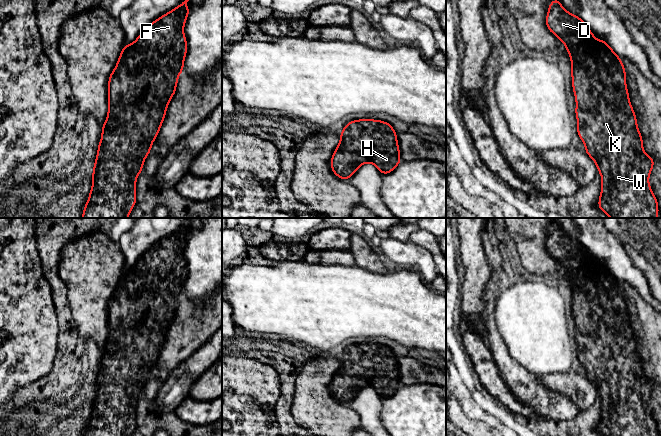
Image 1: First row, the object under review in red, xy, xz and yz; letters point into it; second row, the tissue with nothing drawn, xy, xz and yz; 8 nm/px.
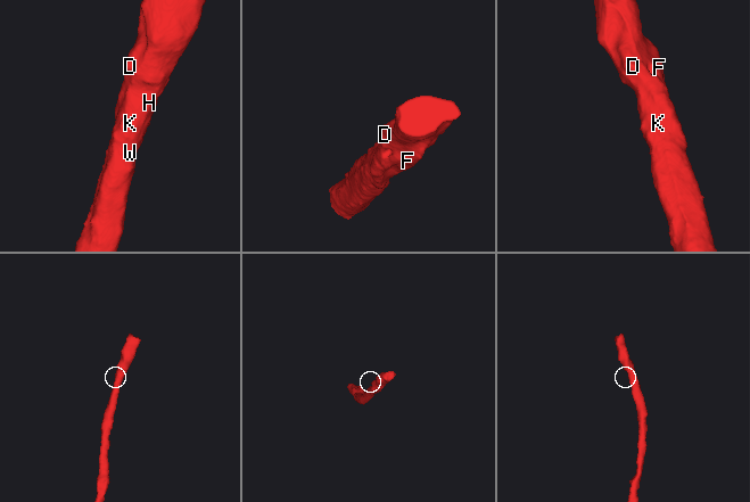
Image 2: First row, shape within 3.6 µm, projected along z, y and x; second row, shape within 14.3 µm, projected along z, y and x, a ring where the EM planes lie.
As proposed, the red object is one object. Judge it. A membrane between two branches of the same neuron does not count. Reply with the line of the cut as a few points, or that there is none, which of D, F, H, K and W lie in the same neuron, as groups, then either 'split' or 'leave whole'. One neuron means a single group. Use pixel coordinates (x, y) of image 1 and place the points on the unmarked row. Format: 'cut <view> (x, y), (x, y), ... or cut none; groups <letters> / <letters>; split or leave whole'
cut none; groups D F H K W; leave whole

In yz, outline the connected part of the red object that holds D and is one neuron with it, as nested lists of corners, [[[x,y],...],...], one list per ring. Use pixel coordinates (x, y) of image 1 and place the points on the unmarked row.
[[[558,223],[549,227],[545,243],[547,253],[565,269],[571,285],[572,312],[575,320],[577,359],[584,366],[584,375],[595,386],[601,398],[601,416],[598,432],[603,436],[659,436],[658,425],[649,408],[654,383],[643,372],[643,362],[638,353],[636,337],[630,326],[626,308],[626,293],[621,282],[609,268],[595,263],[587,248],[578,240],[565,234]]]

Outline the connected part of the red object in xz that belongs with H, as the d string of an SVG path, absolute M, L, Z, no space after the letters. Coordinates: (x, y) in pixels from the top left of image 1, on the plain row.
M357 343L348 346L340 356L340 366L332 378L332 396L341 404L348 404L359 391L372 387L382 399L391 397L401 387L397 356L386 345Z

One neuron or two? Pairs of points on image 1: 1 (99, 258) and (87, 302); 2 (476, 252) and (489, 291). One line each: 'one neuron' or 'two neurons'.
1: one neuron
2: two neurons

